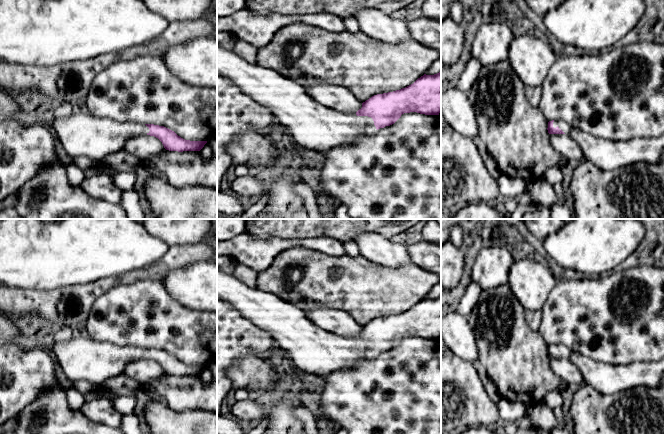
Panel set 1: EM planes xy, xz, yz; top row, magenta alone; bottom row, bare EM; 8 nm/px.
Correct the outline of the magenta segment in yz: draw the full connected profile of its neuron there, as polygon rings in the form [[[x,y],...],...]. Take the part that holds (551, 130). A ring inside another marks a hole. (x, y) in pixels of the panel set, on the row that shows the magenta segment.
[[[562,120],[548,122],[549,134],[566,134],[572,137],[582,150],[584,160],[592,162],[604,171],[612,171],[635,163],[658,163],[665,151],[665,133],[654,138],[633,138],[627,141],[612,141],[591,135],[577,127],[572,127]]]

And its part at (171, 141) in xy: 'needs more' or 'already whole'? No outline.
needs more

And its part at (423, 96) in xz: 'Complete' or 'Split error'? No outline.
Split error

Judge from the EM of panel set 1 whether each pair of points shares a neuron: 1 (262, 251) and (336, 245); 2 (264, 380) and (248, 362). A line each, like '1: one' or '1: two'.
1: one
2: one

